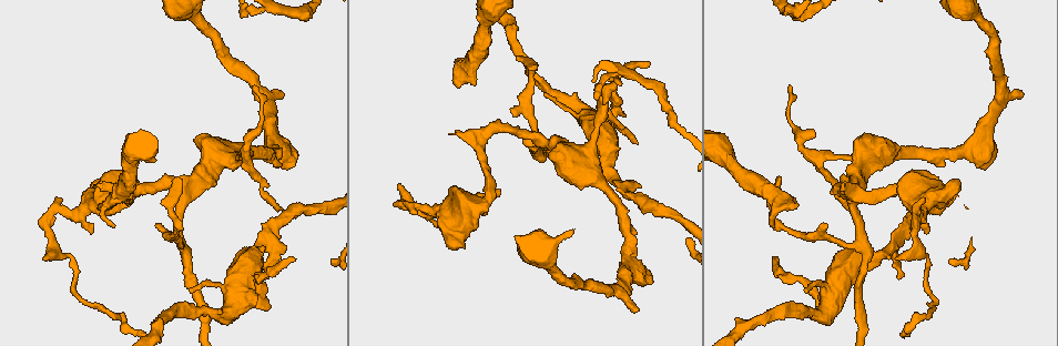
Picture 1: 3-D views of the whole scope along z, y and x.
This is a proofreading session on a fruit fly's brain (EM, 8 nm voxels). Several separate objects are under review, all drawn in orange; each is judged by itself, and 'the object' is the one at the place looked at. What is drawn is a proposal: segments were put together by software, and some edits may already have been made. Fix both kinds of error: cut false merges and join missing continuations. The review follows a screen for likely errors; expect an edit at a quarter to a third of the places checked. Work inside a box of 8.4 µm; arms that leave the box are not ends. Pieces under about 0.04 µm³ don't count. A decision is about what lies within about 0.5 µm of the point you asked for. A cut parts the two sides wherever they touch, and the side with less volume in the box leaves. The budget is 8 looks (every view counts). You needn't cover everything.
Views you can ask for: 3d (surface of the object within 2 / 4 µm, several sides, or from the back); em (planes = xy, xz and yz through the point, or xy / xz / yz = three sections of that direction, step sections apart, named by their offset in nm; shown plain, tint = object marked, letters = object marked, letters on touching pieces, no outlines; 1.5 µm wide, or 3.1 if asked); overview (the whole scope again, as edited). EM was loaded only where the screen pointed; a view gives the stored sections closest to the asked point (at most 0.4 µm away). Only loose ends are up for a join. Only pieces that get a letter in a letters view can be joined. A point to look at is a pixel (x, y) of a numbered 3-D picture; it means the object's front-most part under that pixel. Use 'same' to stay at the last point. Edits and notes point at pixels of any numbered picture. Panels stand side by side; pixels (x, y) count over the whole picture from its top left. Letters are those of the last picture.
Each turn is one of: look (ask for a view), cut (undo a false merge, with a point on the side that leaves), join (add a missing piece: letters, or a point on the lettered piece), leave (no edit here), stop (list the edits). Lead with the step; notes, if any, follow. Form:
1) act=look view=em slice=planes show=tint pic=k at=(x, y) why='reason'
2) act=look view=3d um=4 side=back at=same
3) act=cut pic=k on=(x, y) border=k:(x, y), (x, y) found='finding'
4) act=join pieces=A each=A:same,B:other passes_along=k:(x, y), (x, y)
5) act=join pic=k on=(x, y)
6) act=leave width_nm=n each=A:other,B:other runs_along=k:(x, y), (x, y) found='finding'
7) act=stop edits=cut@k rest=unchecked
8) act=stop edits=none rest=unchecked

act=look view=3d um=4 side=back pic=1 at=(91, 232) why='thick end'

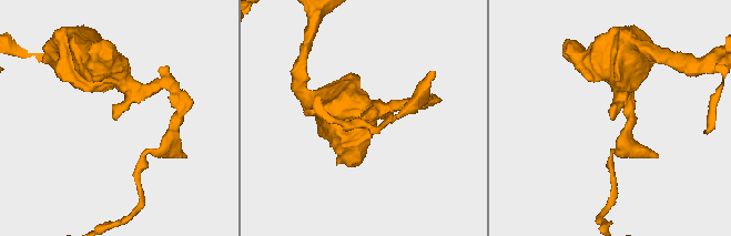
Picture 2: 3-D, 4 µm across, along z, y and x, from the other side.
act=look view=em slice=planes show=tint pic=2 at=(612, 120)

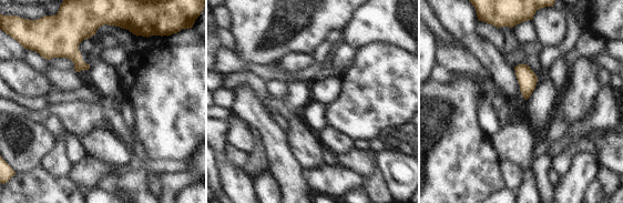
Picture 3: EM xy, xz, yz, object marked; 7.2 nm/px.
act=look view=em slice=planes show=letters at=same

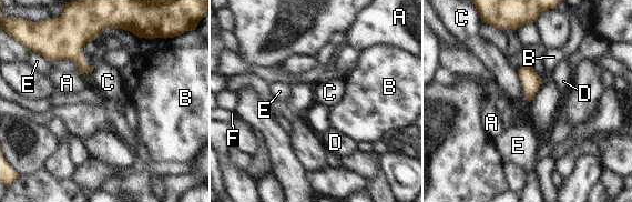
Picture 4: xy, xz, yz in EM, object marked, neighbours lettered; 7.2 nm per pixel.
act=leave each=A:other,B:other,C:other,D:other,E:other,F:other border=4:(517, 70), (522, 92), (530, 102) found='no lettered piece goes on from it'

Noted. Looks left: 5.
act=look view=em slice=xy step=8 show=plain pic=1 at=(795, 207) why='free end'

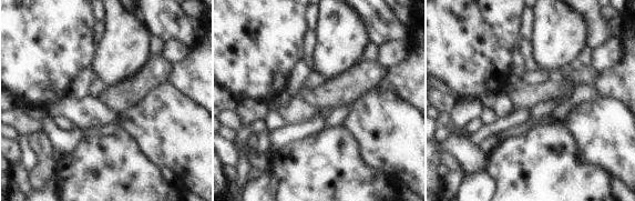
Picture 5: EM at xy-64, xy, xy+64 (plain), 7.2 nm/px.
act=look view=em slice=xy step=8 show=tint at=same

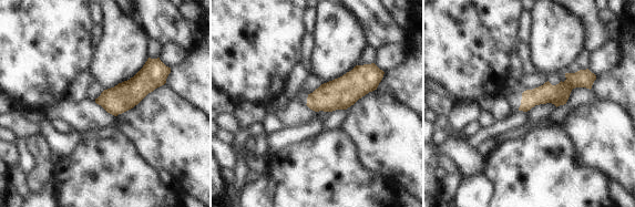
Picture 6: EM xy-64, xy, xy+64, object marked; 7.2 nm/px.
act=look view=em slice=xy step=8 show=letters at=same why='what lies round it'

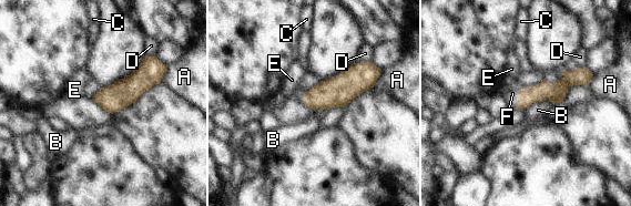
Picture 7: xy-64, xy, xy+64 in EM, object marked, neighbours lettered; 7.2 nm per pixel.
act=join pieces=F longest_contact=B:220nm each=A:other,B:other,C:other,D:other,E:other,F:same passes_along=7:(543, 91), (518, 99), (511, 94) found='it goes on there'

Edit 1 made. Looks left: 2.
act=stop edits=join@7 rest=unchecked

